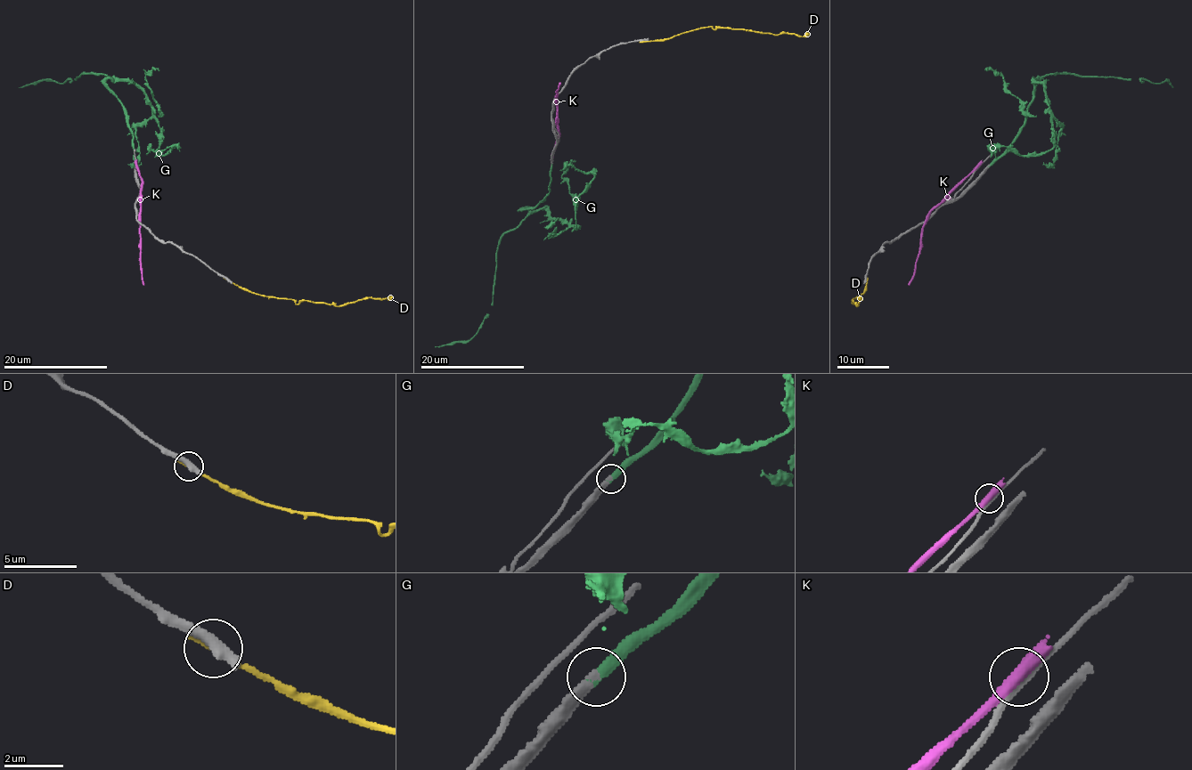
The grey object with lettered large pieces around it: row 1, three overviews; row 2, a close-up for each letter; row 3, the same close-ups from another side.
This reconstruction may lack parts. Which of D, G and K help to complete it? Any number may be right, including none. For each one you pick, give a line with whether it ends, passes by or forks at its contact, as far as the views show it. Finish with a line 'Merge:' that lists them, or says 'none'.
G: it ends there
Merge: G

